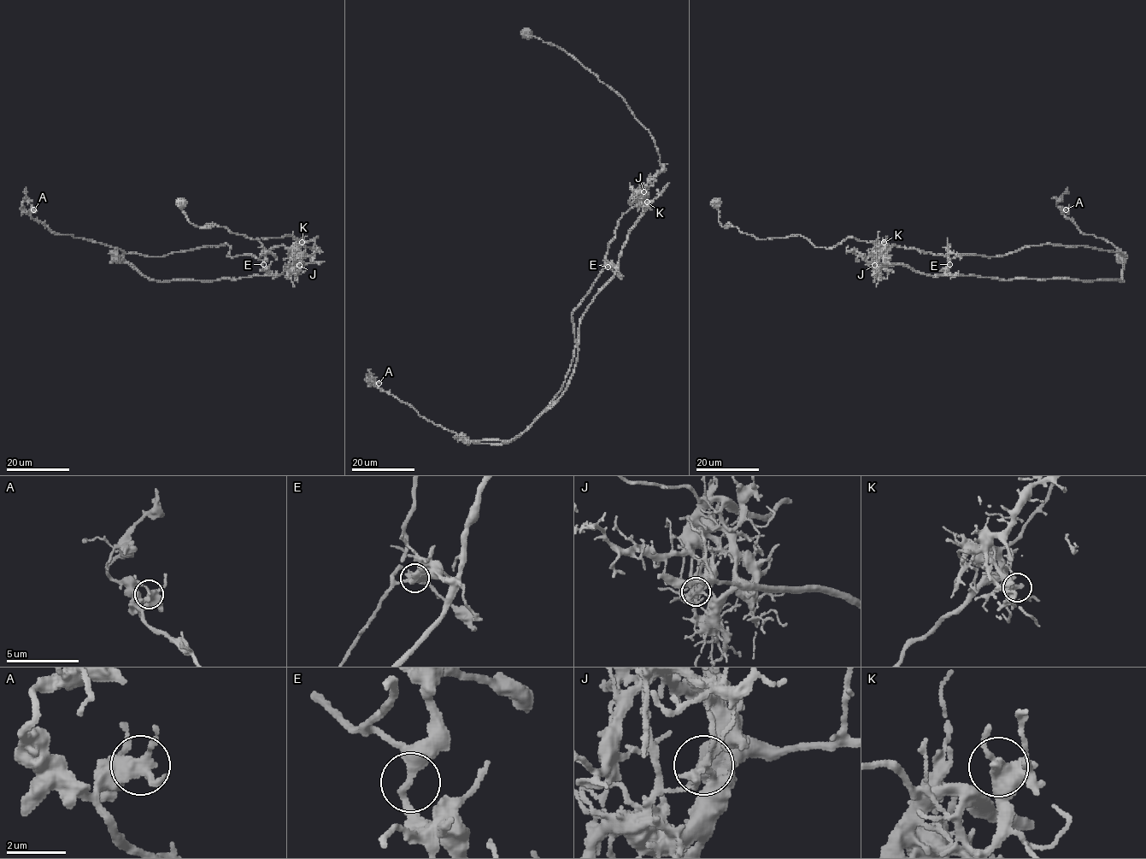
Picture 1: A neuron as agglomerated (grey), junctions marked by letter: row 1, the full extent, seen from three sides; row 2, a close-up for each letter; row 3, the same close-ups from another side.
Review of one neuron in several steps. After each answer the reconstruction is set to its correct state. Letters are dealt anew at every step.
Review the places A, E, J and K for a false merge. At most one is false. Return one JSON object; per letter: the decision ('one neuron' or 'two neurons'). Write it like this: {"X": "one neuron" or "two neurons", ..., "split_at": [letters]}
{"A": "one neuron", "E": "one neuron", "J": "two neurons", "K": "one neuron", "split_at": ["J"]}

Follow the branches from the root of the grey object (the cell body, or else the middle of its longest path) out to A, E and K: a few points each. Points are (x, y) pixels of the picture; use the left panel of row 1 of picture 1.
A: (180, 201), (198, 227), (317, 238), (258, 259), (226, 244), (147, 257), (54, 233), (33, 209)
E: (180, 201), (198, 227), (252, 239), (290, 235), (309, 249), (317, 238), (274, 247), (261, 254), (263, 264)
K: (180, 201), (196, 226), (223, 226), (252, 239), (290, 235), (309, 249), (317, 238), (302, 242)

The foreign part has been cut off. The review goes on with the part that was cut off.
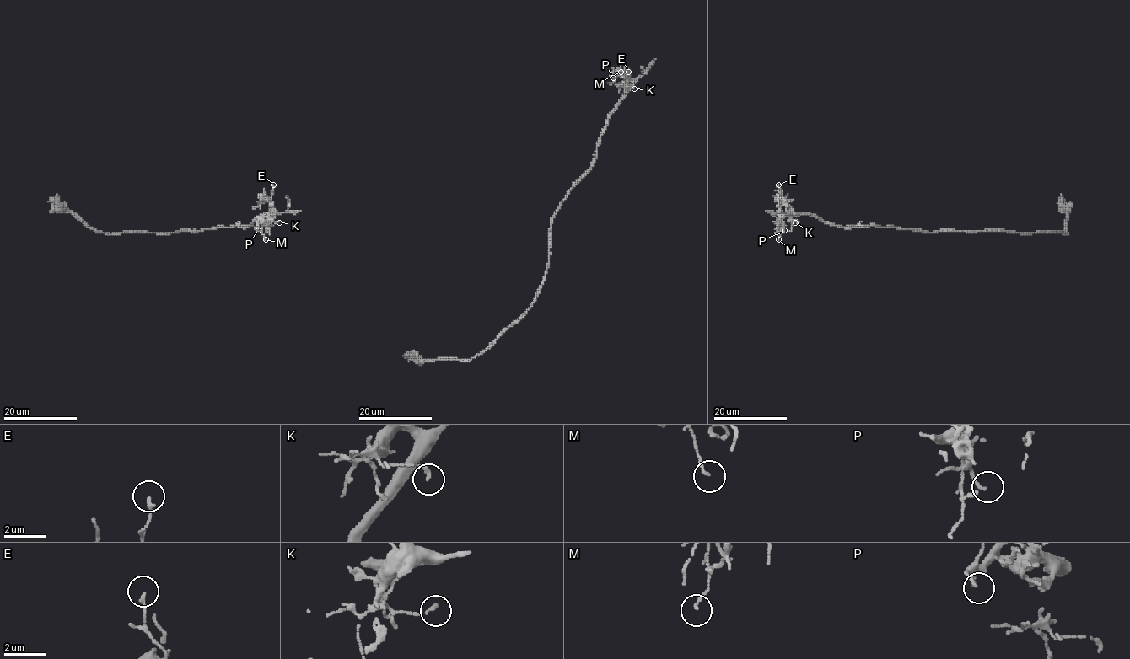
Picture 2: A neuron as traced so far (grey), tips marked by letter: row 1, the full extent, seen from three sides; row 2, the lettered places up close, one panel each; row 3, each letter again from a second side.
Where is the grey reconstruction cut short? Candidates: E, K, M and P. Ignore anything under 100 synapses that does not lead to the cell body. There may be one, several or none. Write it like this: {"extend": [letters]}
{"extend": []}

